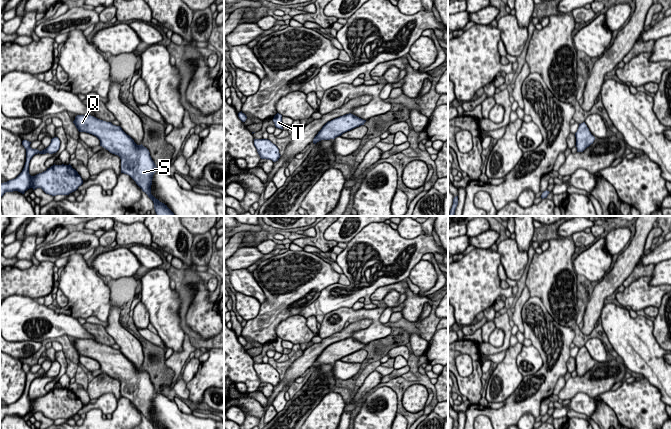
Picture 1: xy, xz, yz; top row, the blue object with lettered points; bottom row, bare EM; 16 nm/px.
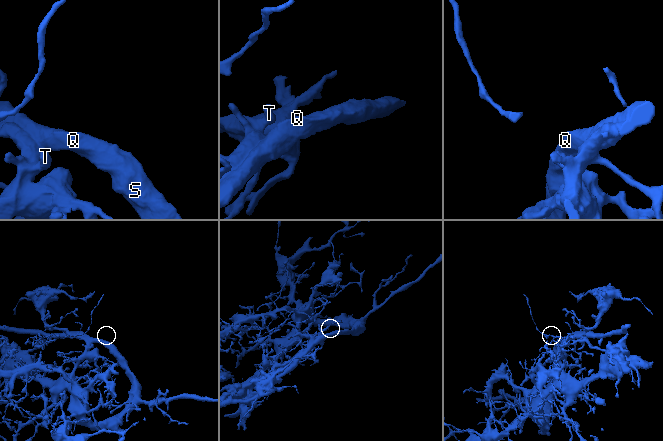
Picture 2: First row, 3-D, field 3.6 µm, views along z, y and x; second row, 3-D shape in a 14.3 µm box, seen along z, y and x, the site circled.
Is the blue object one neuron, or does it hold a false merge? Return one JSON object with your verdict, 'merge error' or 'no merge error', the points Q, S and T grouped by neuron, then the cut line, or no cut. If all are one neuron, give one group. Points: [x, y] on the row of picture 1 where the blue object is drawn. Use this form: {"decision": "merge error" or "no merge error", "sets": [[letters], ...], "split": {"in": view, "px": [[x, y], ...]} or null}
{"decision": "no merge error", "sets": [["Q", "S", "T"]], "split": null}

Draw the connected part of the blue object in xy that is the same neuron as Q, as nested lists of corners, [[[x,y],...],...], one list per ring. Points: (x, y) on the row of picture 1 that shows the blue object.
[[[77,115],[73,121],[79,132],[86,132],[100,140],[100,146],[121,159],[121,173],[129,175],[154,203],[157,216],[175,216],[174,213],[151,194],[156,165],[149,150],[137,145],[120,126],[91,115]]]

